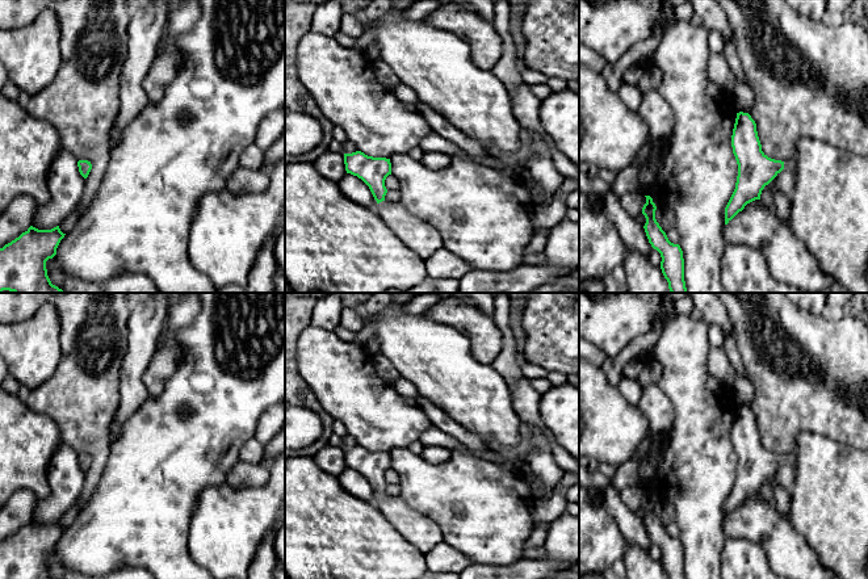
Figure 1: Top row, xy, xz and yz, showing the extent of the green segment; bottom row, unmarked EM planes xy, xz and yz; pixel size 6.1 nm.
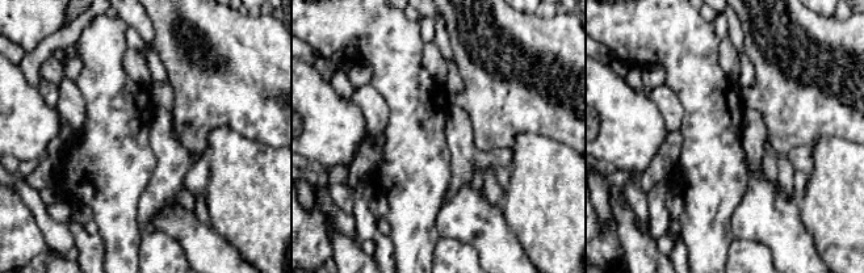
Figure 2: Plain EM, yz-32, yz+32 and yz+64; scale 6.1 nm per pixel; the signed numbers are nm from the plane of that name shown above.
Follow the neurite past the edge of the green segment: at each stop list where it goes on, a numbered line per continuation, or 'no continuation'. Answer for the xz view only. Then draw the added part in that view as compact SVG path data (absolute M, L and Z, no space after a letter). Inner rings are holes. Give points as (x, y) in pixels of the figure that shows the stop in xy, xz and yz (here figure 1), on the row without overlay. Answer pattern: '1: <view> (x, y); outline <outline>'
1: xz (418, 529); outline M382 495L376 507L394 525L401 536L422 554L443 542L443 533L429 517L411 508L401 496Z

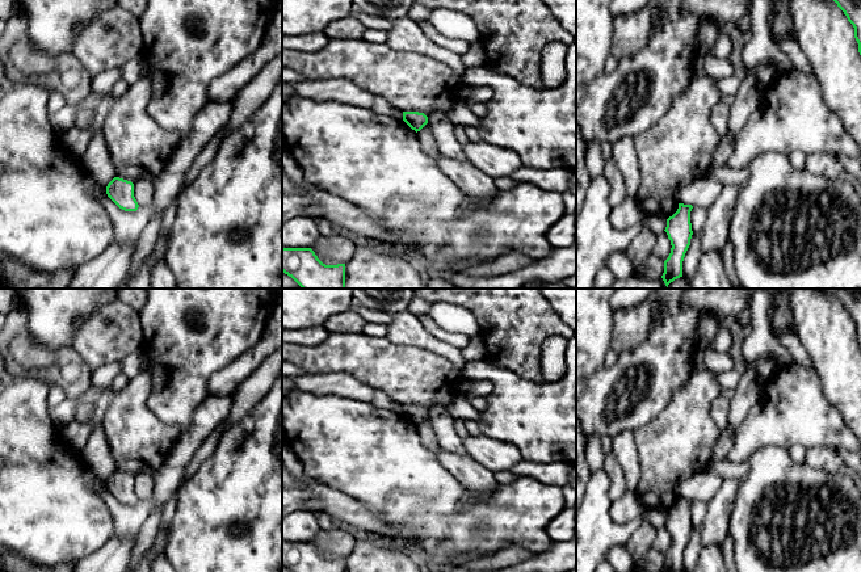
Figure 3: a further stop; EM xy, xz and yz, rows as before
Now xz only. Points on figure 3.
no continuation

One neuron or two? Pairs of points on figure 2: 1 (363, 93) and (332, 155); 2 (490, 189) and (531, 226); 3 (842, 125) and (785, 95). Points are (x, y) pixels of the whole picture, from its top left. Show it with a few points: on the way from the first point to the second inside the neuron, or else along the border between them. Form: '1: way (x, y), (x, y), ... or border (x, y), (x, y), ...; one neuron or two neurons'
1: border (351, 99), (363, 114), (368, 133); two neurons
2: border (504, 196), (502, 206); two neurons
3: way (827, 110), (812, 95), (800, 95); one neuron

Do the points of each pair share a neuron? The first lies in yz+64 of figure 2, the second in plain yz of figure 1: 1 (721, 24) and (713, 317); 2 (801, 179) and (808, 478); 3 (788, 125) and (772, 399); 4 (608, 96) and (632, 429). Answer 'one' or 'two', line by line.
1: two
2: two
3: one
4: one

